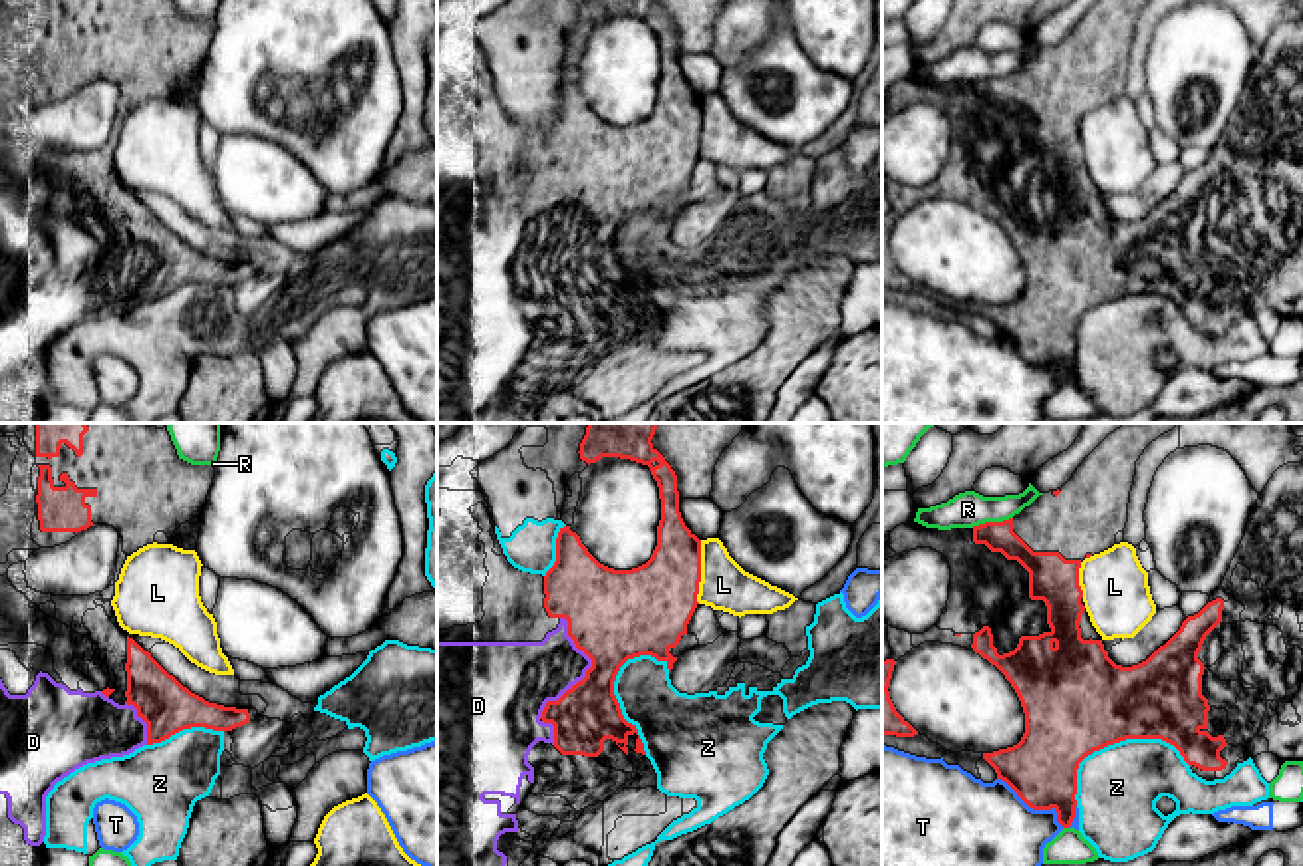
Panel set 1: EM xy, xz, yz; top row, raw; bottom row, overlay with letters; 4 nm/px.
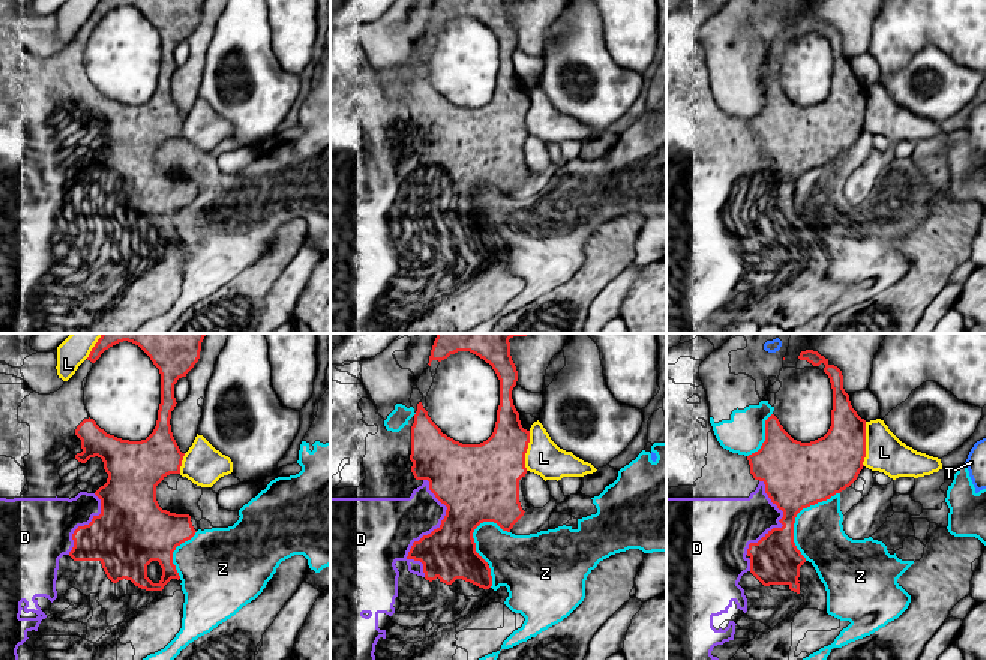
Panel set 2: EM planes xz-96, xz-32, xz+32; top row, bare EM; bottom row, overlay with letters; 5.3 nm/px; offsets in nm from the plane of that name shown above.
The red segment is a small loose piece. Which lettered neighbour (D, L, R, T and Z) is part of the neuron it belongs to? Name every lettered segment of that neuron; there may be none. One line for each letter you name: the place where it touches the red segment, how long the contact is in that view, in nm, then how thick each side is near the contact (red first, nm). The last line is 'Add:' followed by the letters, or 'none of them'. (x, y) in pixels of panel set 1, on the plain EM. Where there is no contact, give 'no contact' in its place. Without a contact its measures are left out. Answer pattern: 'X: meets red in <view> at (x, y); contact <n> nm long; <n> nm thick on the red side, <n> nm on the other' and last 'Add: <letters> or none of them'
D: meets red in xz at (577, 239); contact 500 nm long; 260 nm thick on the red side, 320 nm on the other
Add: D

